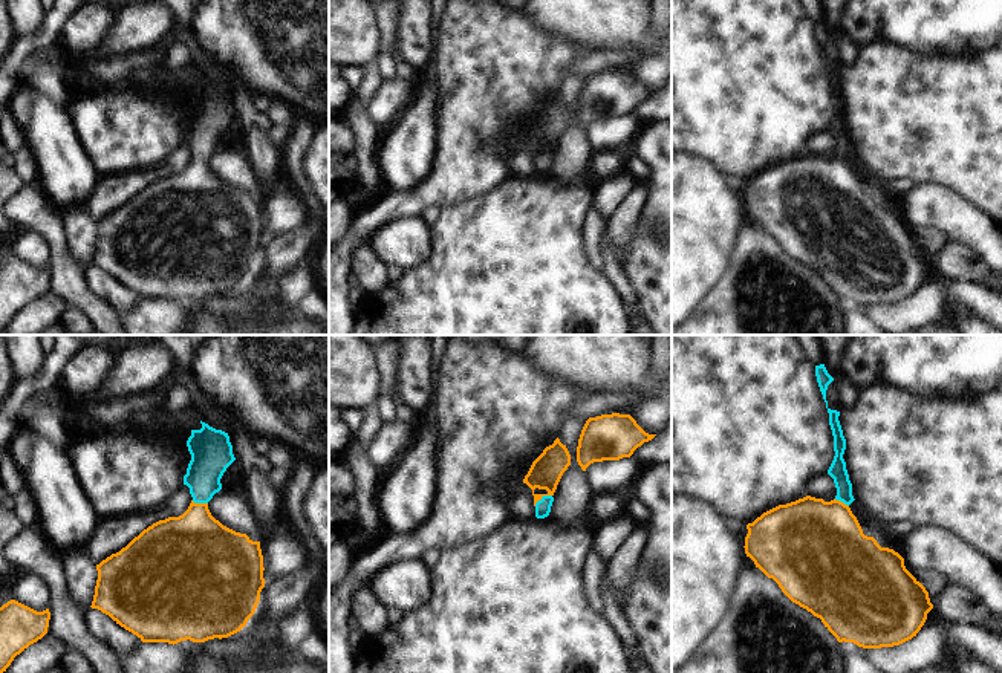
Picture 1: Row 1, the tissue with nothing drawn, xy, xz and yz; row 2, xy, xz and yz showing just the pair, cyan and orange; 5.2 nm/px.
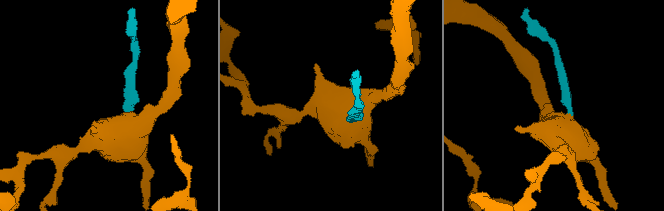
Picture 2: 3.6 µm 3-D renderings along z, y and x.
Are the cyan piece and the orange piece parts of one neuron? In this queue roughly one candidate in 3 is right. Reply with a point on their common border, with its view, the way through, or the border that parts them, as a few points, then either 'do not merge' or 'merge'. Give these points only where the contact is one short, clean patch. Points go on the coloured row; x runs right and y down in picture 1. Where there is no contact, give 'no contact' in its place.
contact xz (542, 497); way xz (542, 507), (542, 497), (548, 493), (545, 473); merge

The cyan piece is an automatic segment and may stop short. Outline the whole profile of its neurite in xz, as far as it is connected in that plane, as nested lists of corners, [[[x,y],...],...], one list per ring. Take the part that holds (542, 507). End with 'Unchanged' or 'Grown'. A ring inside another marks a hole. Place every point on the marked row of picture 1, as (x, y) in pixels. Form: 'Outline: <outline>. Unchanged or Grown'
Outline: [[[558,437],[532,462],[523,483],[532,489],[537,519],[549,515],[554,502],[552,496],[569,465],[571,454]]]. Grown

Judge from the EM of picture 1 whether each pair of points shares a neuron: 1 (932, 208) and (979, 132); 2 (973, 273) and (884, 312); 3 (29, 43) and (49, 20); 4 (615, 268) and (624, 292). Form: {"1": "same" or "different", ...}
{"1": "different", "2": "different", "3": "same", "4": "same"}

